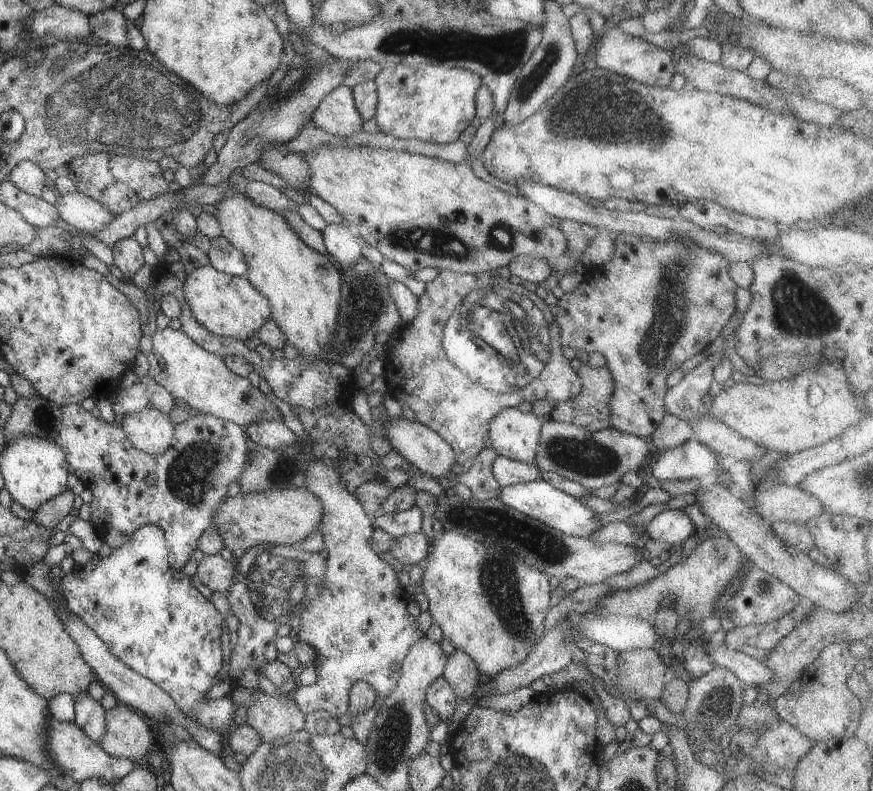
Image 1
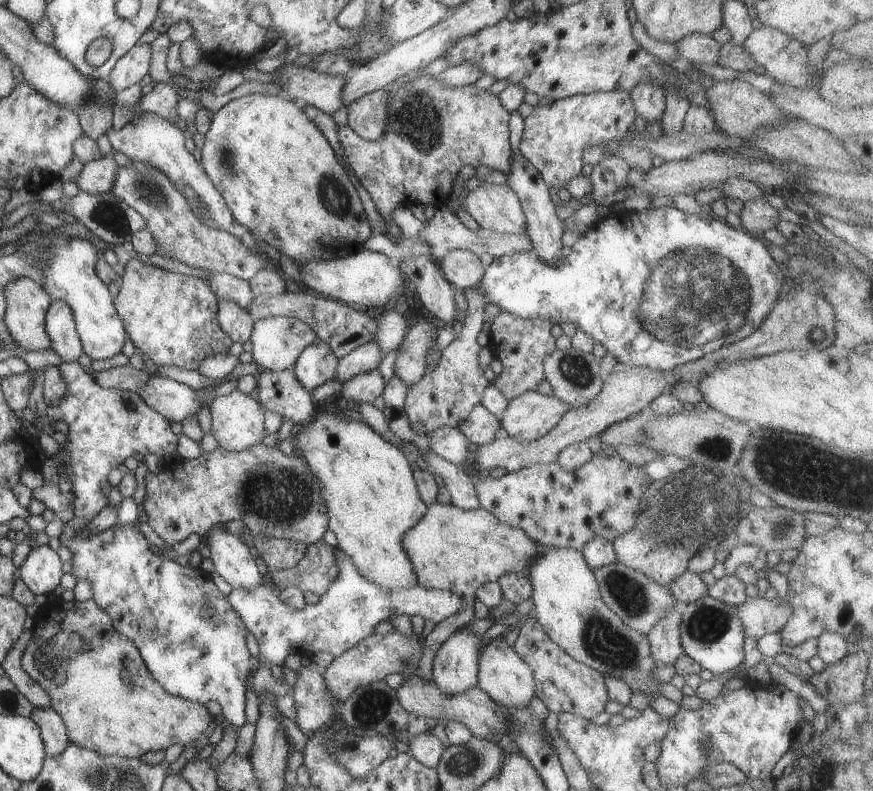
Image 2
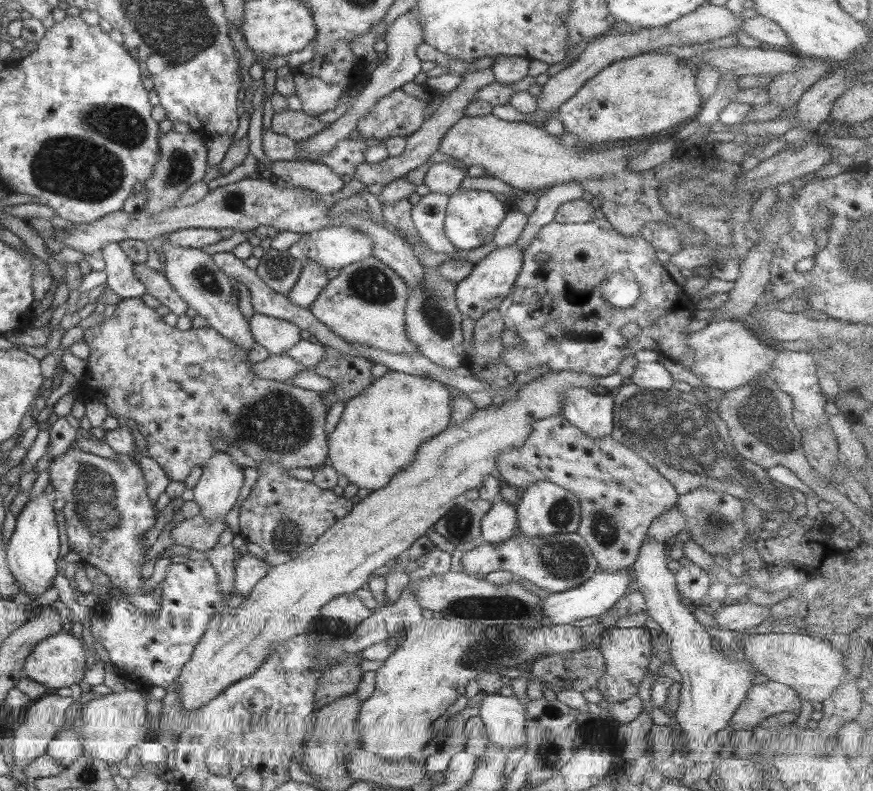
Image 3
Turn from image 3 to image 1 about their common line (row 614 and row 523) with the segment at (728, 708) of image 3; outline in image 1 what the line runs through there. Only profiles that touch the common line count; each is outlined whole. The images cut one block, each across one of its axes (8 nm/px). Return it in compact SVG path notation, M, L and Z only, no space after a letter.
M683 509L659 512L646 524L644 530L652 540L668 545L683 544L695 532L693 522Z

